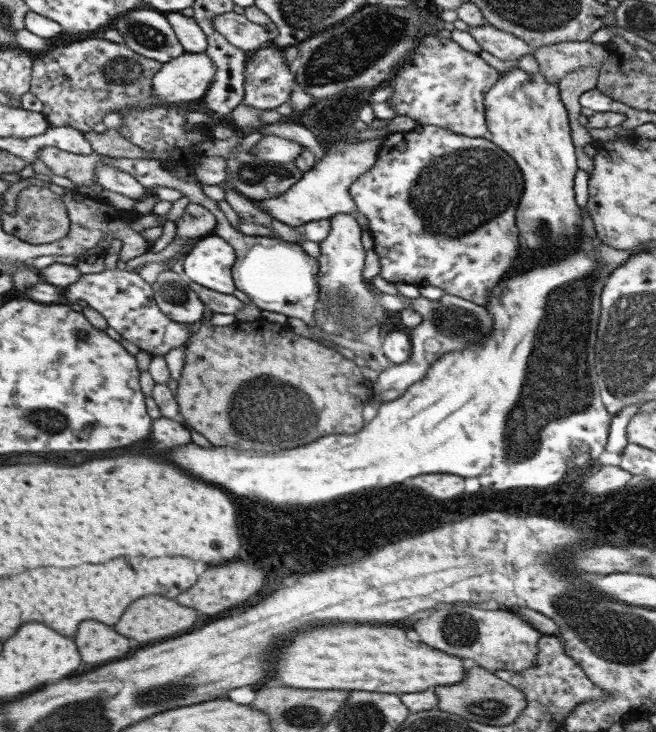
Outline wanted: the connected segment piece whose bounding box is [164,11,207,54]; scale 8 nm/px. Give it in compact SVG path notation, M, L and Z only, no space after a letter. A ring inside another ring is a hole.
M179 11L164 15L184 52L189 54L205 52L207 48L205 33L192 17L185 17Z

